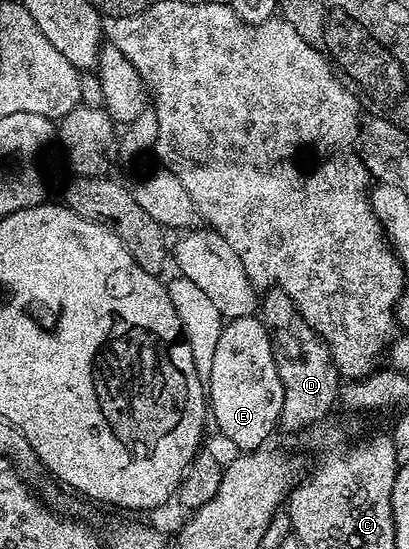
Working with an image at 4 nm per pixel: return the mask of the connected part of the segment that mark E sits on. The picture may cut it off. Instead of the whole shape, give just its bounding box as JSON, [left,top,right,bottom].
[208,317,284,452]

